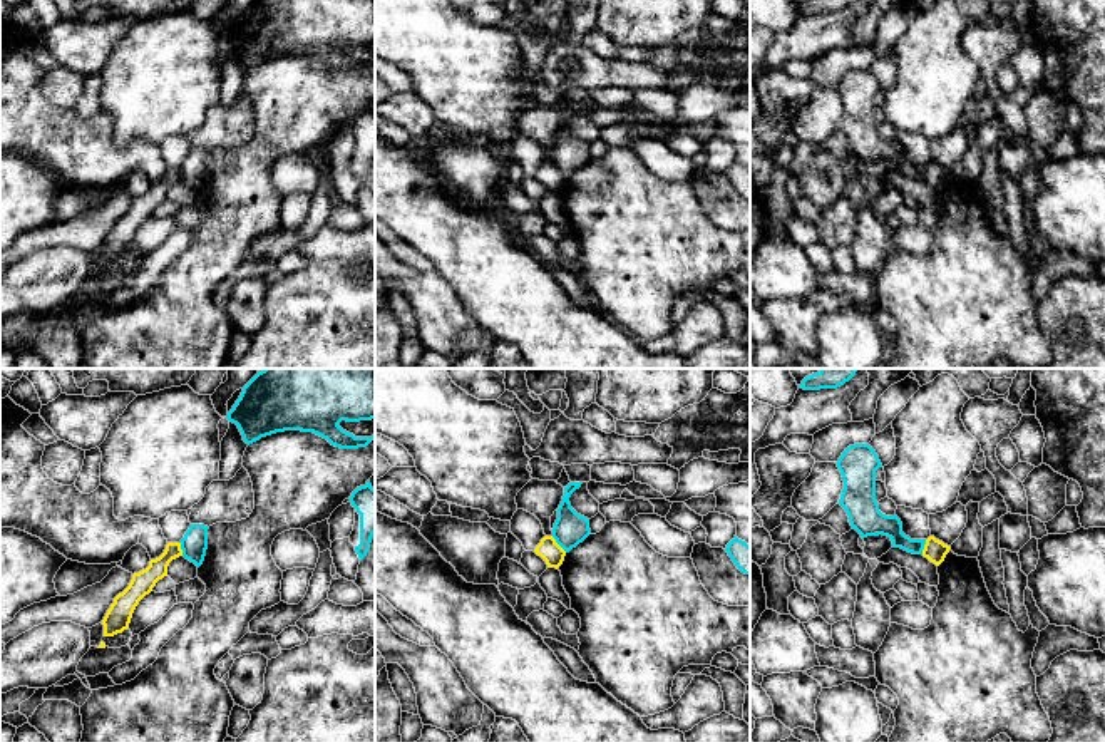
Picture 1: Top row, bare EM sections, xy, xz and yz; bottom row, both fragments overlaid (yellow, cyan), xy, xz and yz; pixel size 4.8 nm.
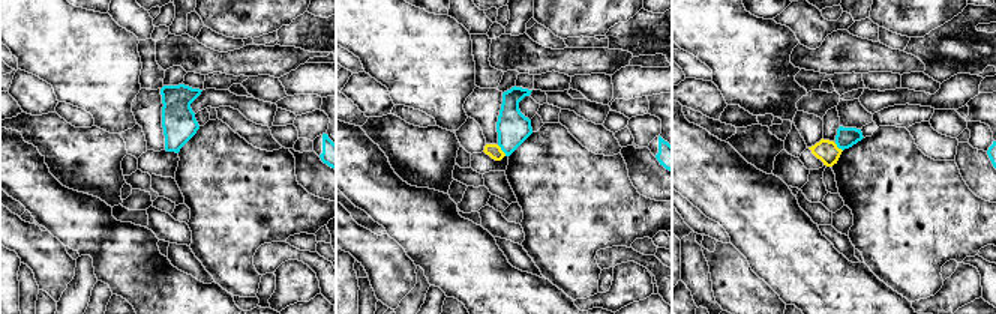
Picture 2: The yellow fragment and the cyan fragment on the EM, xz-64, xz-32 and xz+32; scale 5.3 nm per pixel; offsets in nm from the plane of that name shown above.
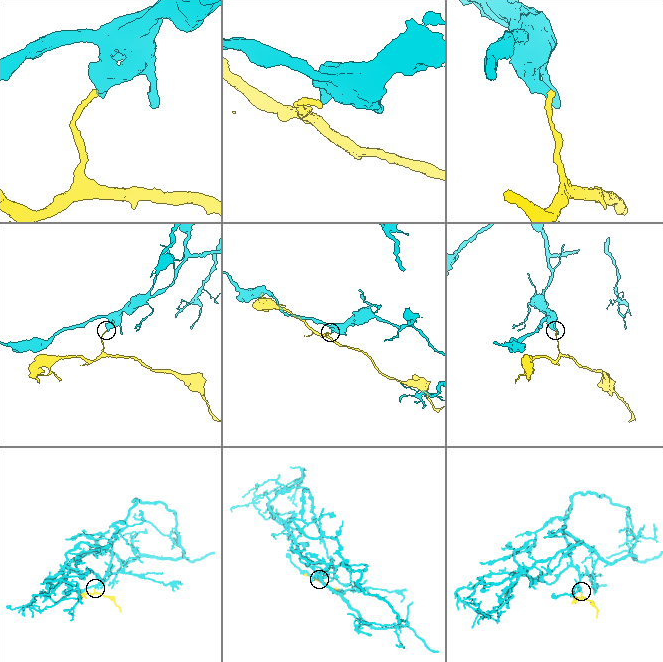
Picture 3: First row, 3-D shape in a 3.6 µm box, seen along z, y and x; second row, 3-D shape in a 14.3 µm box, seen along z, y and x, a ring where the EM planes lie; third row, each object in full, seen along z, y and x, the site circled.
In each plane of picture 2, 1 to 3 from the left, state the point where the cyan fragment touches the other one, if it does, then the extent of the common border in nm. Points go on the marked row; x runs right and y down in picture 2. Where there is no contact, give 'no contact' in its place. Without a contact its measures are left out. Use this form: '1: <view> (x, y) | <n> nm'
1: no contact
2: xz-32 (501, 150) | 80 nm
3: xz+32 (837, 147) | 60 nm

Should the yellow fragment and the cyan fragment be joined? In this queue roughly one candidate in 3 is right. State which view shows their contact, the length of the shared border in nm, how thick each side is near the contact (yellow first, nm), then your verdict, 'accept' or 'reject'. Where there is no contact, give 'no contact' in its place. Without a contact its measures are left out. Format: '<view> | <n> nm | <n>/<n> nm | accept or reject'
xz | 110 nm | 100/160 nm | reject

